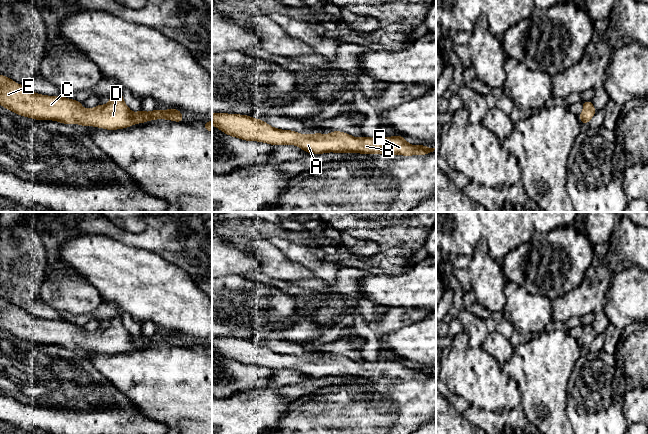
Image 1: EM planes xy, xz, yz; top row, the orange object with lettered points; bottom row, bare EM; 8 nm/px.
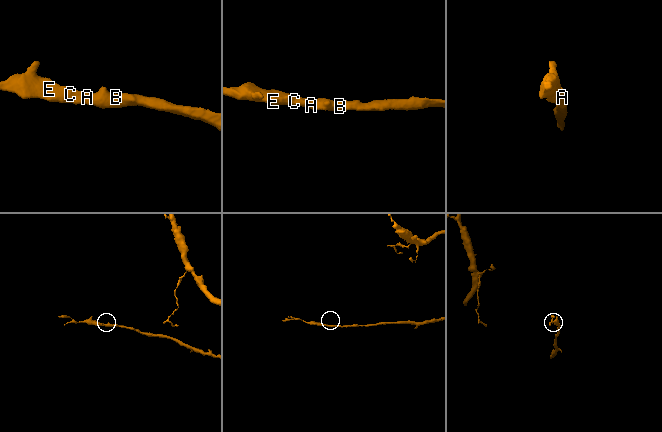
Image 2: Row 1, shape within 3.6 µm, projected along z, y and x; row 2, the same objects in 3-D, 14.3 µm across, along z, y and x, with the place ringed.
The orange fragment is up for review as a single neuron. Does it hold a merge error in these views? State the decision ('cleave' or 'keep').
keep

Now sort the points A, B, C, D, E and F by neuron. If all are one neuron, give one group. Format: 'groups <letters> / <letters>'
groups A B C D E F

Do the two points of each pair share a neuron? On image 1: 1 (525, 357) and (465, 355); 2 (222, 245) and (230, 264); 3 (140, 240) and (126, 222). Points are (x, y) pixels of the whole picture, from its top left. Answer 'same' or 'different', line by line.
1: different
2: same
3: different

